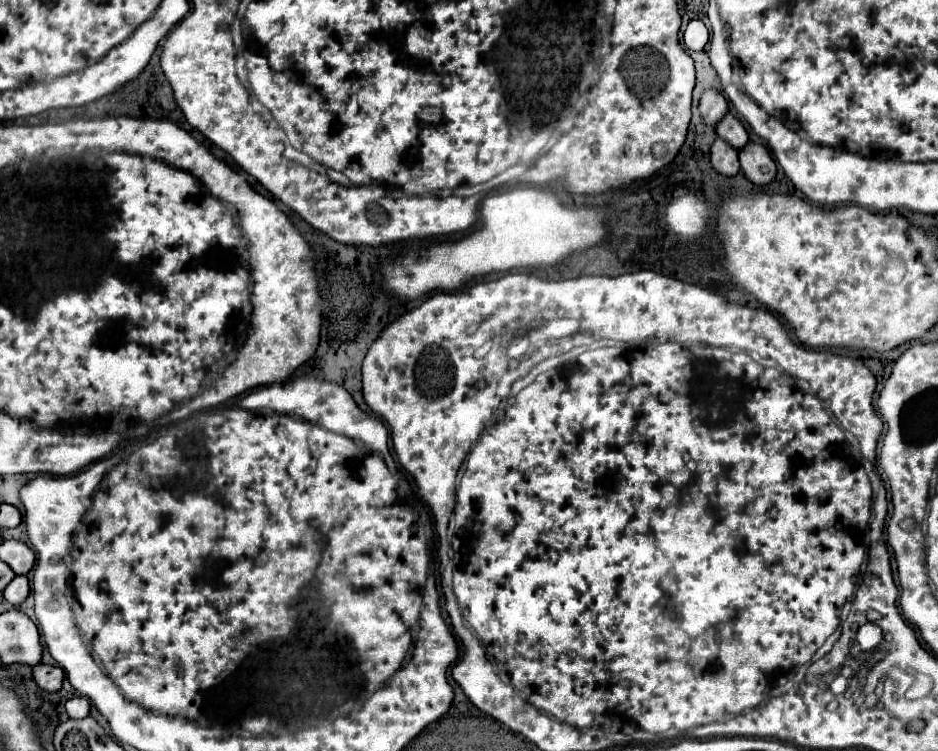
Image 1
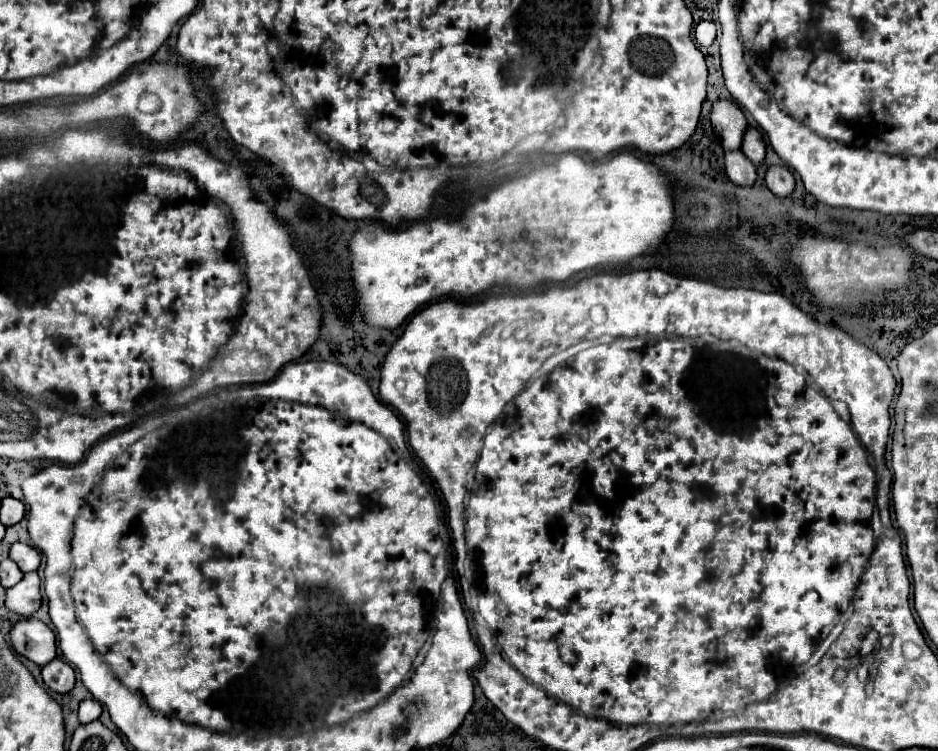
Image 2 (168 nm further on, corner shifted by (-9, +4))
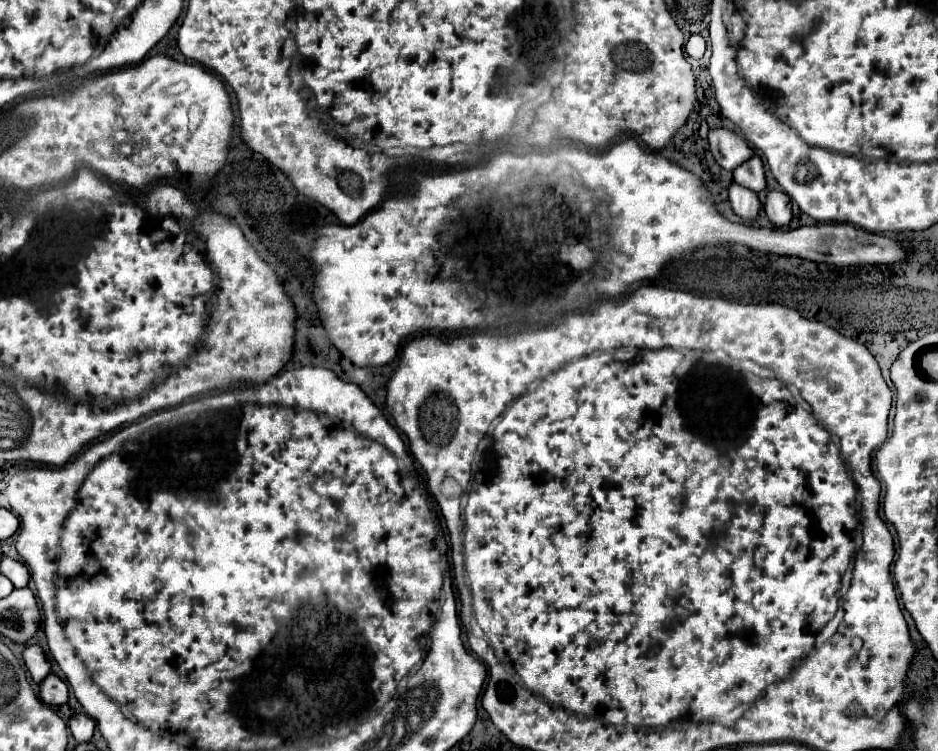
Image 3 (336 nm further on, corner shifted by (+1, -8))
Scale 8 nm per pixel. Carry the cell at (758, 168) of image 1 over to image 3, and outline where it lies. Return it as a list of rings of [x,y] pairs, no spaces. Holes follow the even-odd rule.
[[[770,191],[766,197],[766,203],[764,203],[764,211],[776,227],[786,227],[792,219],[790,197],[782,191]]]

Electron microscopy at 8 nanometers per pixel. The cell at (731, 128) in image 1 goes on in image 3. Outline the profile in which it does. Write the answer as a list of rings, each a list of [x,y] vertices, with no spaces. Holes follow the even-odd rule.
[[[754,155],[750,161],[740,165],[734,171],[734,181],[754,193],[760,193],[766,189],[766,177],[764,177],[764,167],[758,155]]]

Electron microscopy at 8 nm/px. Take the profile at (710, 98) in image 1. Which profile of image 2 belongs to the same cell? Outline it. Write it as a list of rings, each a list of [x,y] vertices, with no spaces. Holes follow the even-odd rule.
[[[730,99],[716,101],[710,111],[710,121],[712,121],[714,133],[718,135],[724,151],[740,149],[742,135],[748,127],[748,121],[734,101]]]

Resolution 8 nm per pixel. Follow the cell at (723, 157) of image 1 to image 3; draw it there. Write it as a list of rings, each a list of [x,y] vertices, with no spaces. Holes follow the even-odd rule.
[[[736,183],[730,185],[730,203],[732,203],[734,213],[742,219],[756,219],[760,213],[758,195]]]

